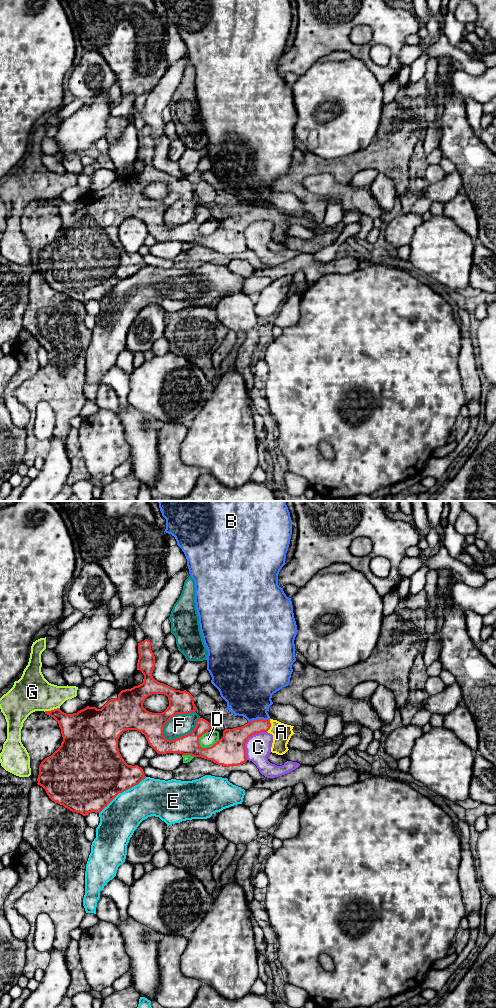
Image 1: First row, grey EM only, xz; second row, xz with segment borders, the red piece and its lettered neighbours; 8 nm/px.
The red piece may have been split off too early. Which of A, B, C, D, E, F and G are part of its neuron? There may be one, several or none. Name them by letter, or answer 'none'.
A, D

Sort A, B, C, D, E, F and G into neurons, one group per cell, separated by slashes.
A D / B / C / E / F / G

